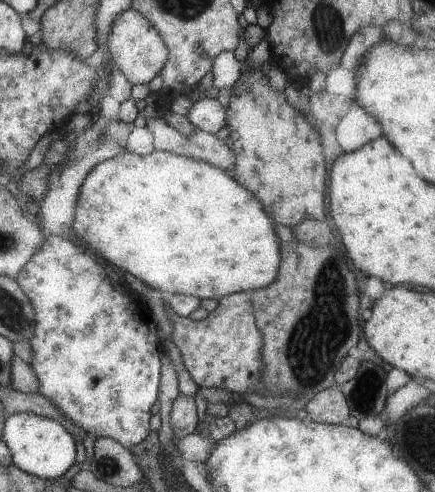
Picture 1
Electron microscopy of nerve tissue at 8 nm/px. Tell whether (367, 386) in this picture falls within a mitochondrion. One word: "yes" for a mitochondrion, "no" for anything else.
yes

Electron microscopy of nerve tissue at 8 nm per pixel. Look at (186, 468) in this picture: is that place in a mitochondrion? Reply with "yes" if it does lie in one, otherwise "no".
no

